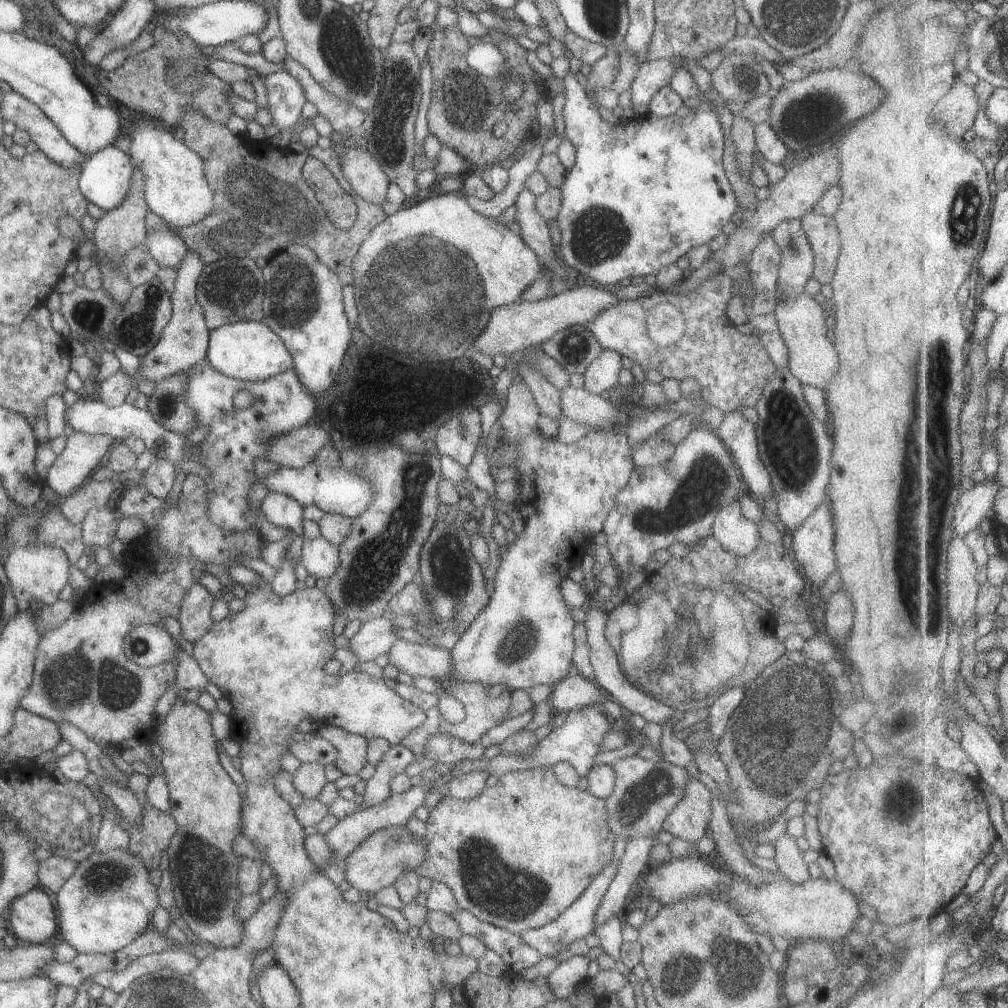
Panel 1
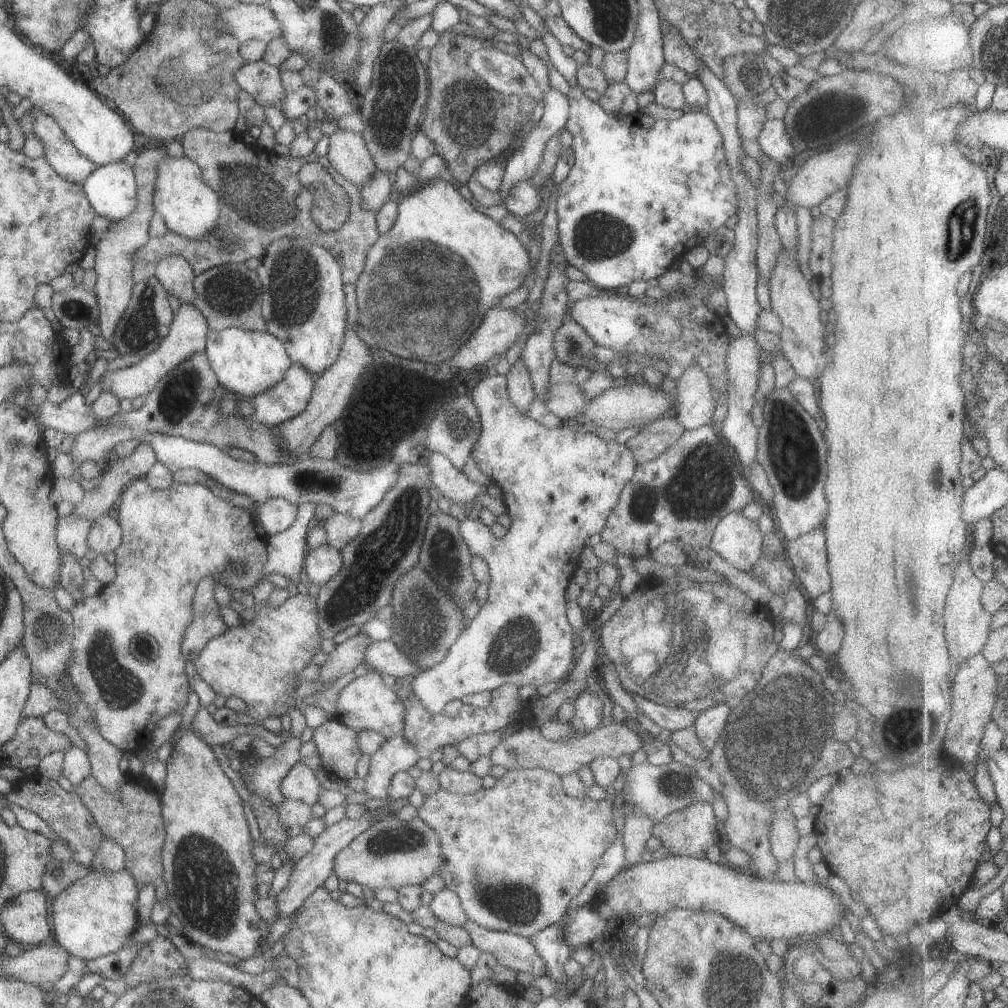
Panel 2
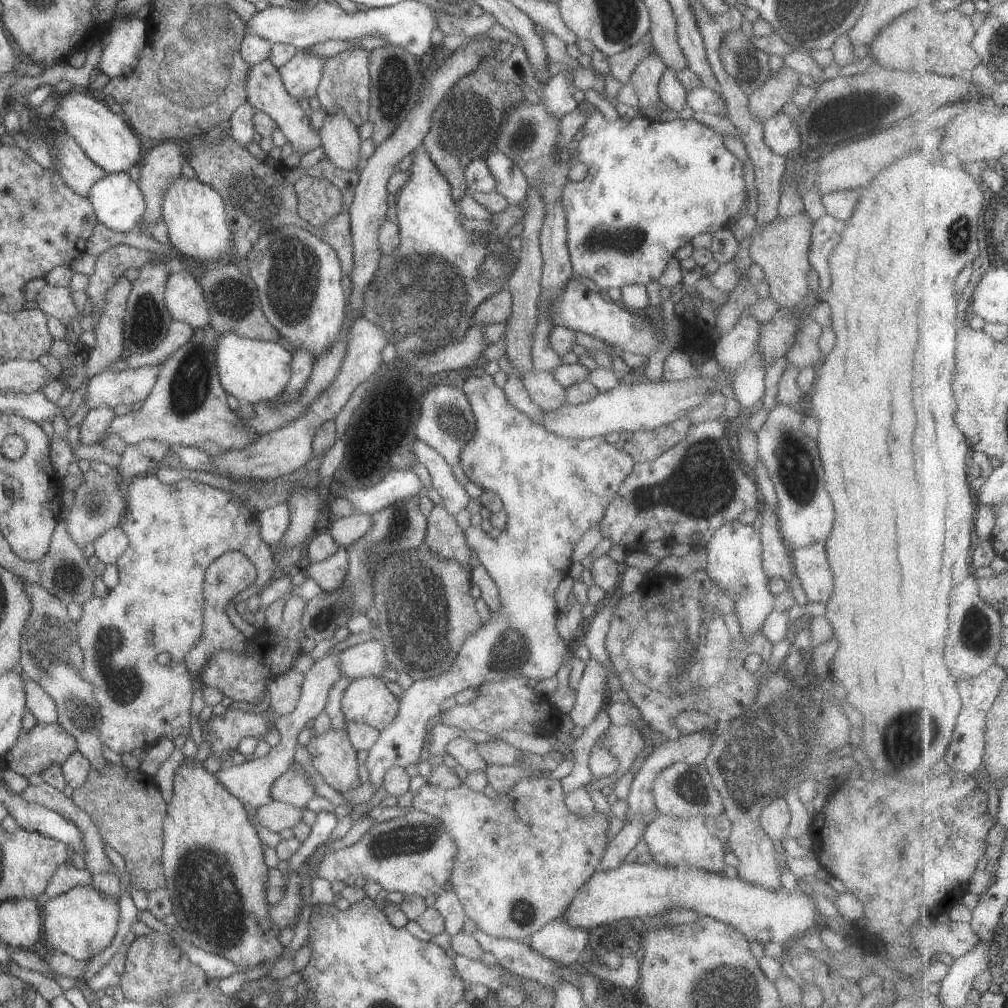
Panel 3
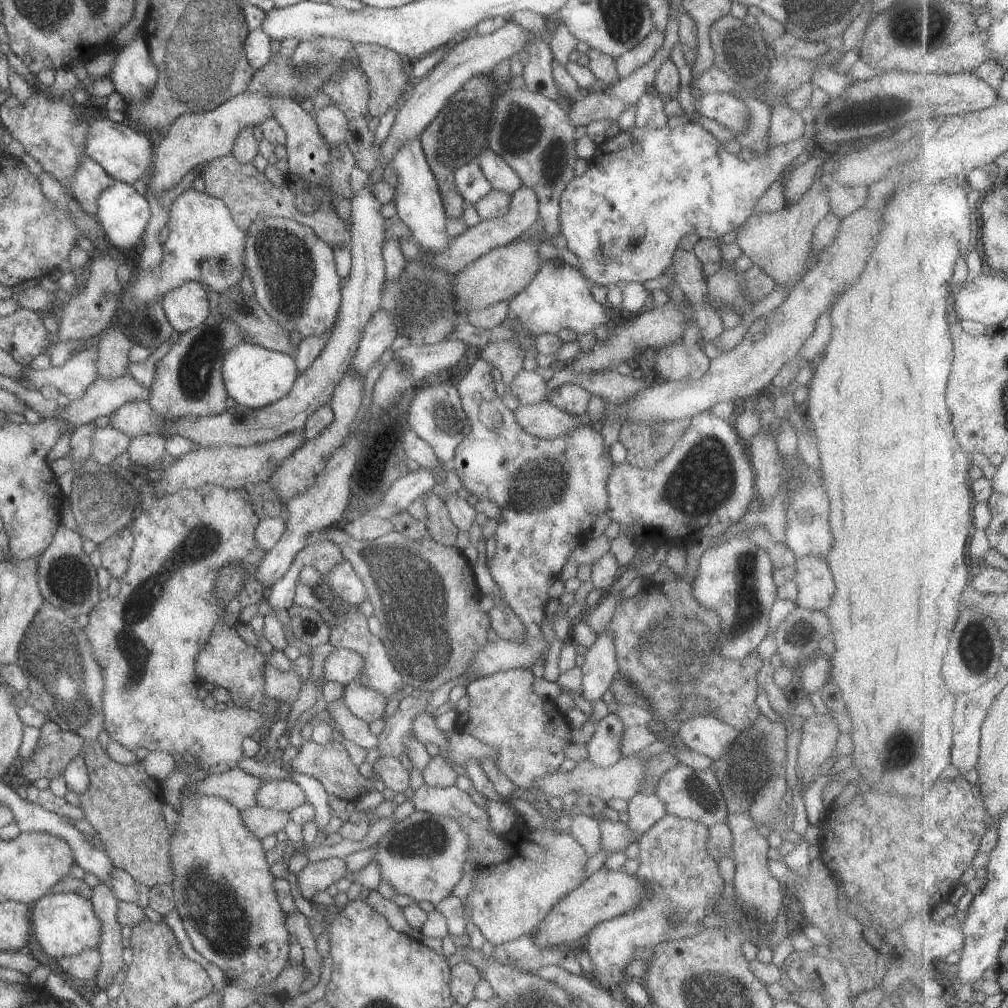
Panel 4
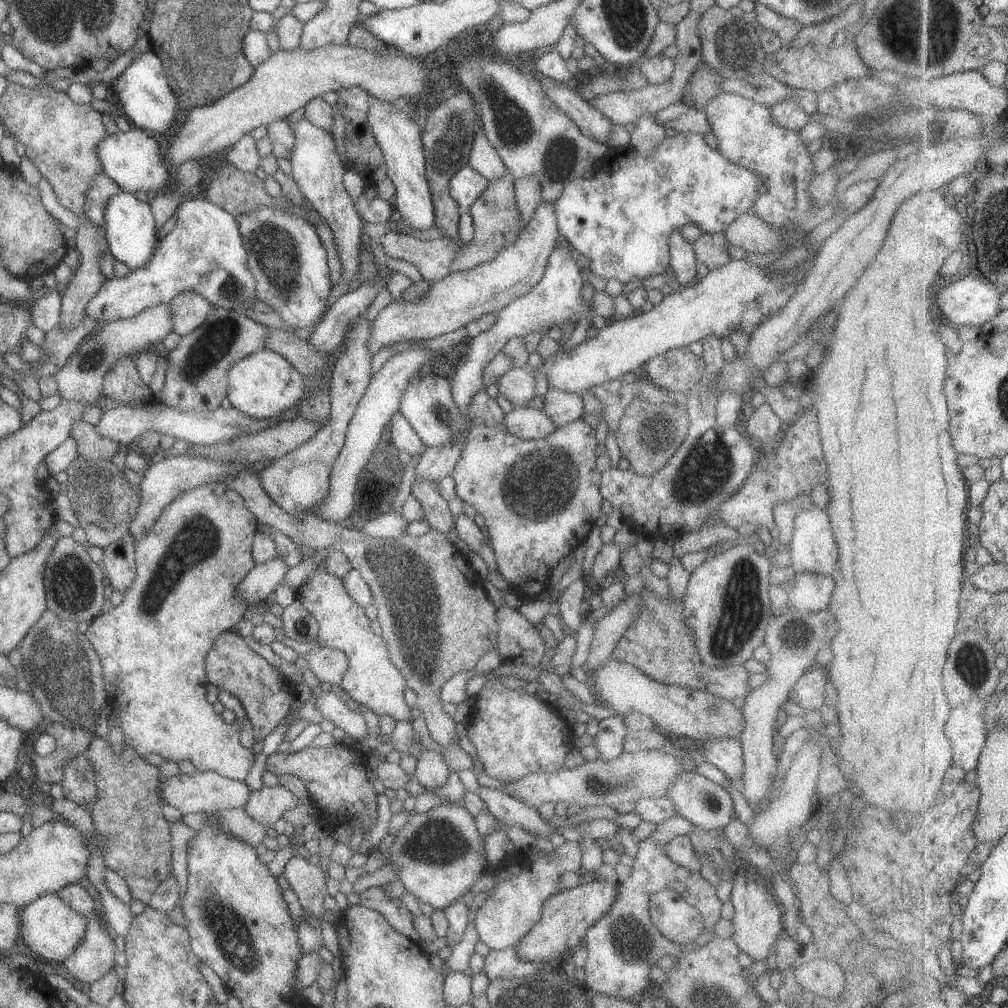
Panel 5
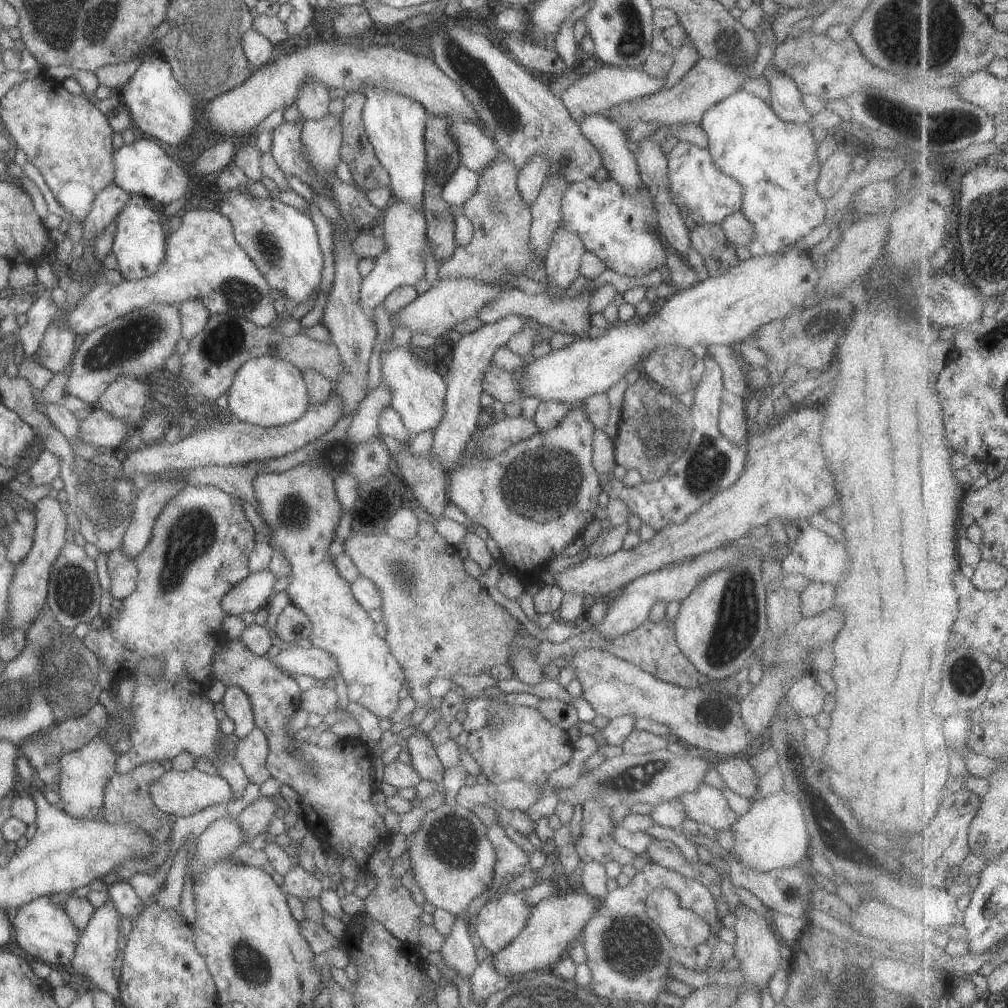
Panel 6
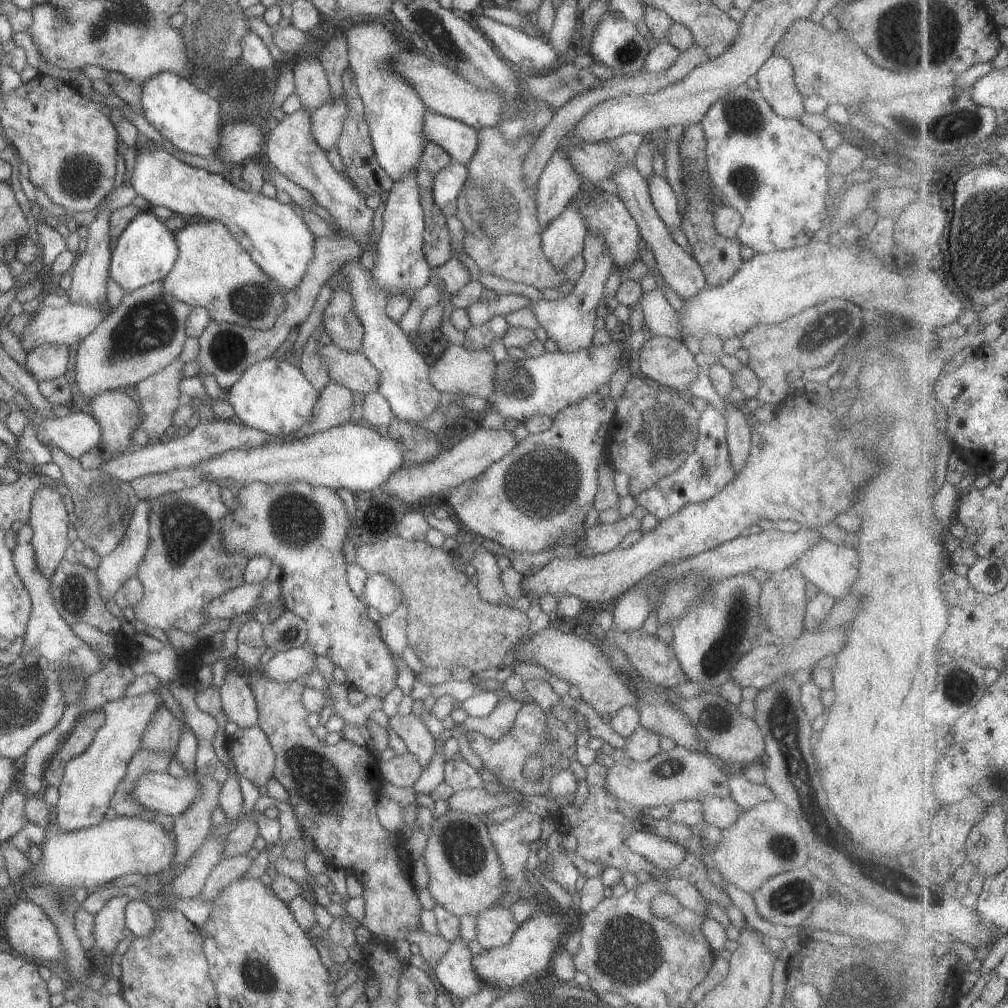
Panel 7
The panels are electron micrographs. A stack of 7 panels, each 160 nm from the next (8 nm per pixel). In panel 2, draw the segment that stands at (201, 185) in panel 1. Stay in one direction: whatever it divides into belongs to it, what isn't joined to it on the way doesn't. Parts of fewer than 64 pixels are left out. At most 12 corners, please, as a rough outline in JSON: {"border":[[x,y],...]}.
{"border":[[167,154],[152,207],[167,230],[203,238],[220,213],[199,167]]}

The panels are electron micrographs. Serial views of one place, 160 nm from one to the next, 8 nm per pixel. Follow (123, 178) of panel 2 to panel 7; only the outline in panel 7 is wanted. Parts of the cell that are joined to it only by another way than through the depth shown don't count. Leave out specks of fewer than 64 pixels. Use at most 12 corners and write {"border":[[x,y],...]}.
{"border":[[149,210],[119,233],[108,278],[126,293],[161,281],[178,252]]}

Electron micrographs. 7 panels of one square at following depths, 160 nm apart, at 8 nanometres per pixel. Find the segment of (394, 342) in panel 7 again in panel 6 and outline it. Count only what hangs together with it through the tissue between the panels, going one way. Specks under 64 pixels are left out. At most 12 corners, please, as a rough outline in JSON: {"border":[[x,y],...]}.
{"border":[[386,339],[377,365],[412,435],[443,416],[444,379]]}

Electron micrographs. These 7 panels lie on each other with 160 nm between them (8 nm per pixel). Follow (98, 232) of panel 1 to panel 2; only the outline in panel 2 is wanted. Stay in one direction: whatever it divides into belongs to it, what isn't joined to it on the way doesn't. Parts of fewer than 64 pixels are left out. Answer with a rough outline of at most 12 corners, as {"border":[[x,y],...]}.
{"border":[[165,143],[137,151],[137,204],[94,246],[96,326],[109,342],[130,299],[132,252],[149,237]]}

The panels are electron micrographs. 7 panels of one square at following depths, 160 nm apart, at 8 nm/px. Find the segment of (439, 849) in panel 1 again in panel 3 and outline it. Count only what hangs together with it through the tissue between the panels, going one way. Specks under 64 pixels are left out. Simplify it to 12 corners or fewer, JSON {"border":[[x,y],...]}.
{"border":[[560,781],[486,797],[425,783],[409,809],[457,847],[448,881],[483,934],[556,919],[606,847]]}

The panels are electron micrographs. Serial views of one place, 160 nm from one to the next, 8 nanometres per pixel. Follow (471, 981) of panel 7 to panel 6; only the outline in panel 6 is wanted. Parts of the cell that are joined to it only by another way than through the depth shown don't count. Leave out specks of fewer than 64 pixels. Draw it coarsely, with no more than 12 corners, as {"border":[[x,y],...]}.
{"border":[[461,915],[439,950],[441,966],[469,978],[477,966]]}

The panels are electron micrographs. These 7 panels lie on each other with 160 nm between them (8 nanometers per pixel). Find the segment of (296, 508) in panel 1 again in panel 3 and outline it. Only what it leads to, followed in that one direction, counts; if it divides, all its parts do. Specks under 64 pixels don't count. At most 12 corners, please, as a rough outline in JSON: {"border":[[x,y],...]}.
{"border":[[285,503],[255,513],[258,538],[273,548],[287,530]]}

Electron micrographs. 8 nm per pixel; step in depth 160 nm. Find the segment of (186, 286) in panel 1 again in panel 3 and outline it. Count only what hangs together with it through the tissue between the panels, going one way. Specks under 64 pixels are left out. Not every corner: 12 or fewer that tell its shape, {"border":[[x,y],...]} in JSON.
{"border":[[158,366],[117,372],[108,368],[87,381],[88,410],[141,404]]}

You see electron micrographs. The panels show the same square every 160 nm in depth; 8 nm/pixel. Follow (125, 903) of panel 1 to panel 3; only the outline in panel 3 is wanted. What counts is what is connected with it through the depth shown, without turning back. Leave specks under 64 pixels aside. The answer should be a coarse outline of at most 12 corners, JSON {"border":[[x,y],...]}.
{"border":[[77,885],[40,902],[42,942],[79,960],[109,945],[117,899]]}

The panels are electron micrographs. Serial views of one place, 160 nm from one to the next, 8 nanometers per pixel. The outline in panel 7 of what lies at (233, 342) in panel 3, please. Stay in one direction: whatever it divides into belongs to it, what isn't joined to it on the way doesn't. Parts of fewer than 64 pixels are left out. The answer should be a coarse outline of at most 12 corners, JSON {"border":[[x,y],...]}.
{"border":[[284,358],[249,365],[227,389],[241,424],[286,437],[319,392]]}

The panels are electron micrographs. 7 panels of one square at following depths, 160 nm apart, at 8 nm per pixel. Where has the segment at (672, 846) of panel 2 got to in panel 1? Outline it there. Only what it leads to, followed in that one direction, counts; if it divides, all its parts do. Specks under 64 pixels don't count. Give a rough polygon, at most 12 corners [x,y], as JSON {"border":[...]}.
{"border":[[688,777],[661,830],[694,846],[707,834],[709,790]]}

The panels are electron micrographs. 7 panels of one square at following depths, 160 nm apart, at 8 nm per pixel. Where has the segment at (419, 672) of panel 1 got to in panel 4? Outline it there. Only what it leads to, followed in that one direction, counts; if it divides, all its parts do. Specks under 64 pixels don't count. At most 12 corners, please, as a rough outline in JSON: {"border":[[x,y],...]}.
{"border":[[331,649],[321,678],[341,685],[355,680],[363,659],[349,649]]}

